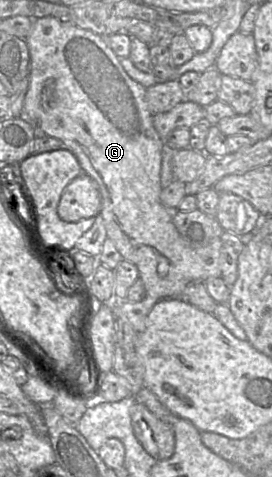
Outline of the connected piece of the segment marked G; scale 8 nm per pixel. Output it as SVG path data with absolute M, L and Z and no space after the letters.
M42 17L33 20L25 40L30 53L30 75L18 118L33 123L38 133L58 139L75 155L83 173L96 182L101 197L100 215L107 237L123 260L136 266L138 279L145 288L145 298L140 302L115 302L115 315L126 320L136 334L141 334L146 328L148 314L159 300L181 298L184 288L192 281L221 277L222 242L216 239L208 246L194 249L177 233L171 219L172 211L160 203L163 142L153 127L152 114L146 102L146 88L126 73L120 58L104 37L54 17Z

